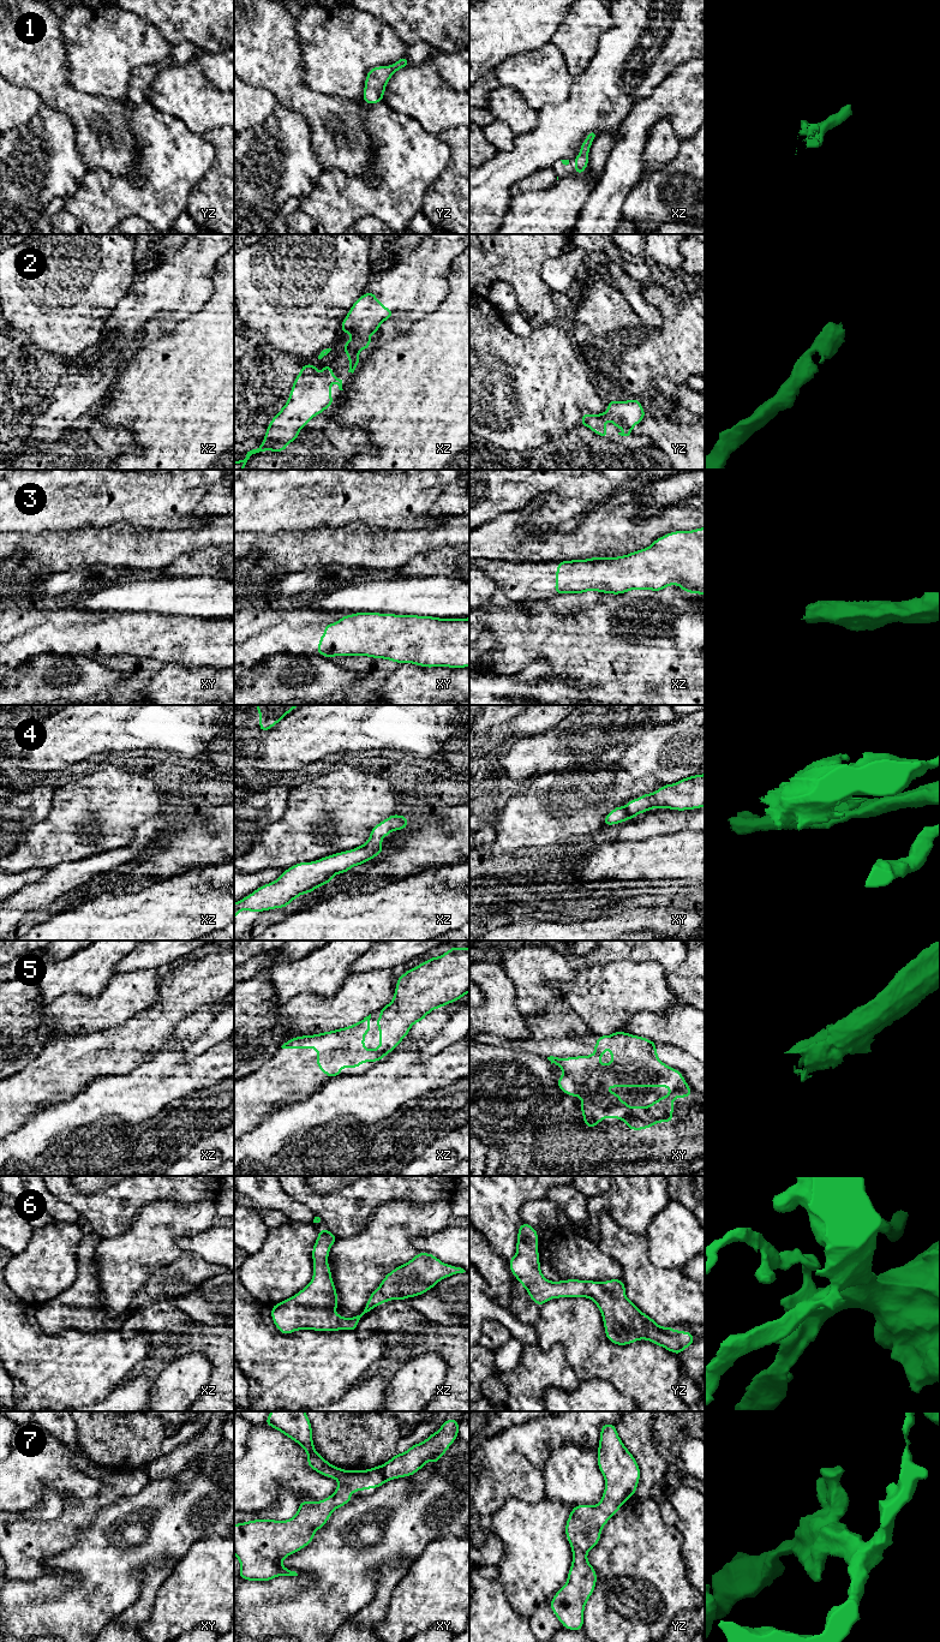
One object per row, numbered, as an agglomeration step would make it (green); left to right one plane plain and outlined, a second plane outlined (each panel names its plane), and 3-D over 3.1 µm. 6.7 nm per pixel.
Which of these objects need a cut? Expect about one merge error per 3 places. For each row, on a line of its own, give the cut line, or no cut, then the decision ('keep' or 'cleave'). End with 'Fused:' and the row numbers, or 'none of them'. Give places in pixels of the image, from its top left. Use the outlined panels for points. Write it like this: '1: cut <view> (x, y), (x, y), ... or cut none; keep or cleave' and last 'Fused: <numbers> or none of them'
1: cut none; keep
2: cut none; keep
3: cut none; keep
4: cut none; keep
5: cut none; keep
6: cut none; keep
7: cut none; keep
Fused: none of them

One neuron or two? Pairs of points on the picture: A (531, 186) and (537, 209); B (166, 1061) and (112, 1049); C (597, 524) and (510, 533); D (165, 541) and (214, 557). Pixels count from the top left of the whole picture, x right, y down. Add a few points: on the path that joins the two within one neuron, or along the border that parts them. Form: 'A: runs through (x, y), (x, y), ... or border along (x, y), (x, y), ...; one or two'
A: border along (557, 180), (543, 189), (512, 196); two
B: border along (153, 1054), (126, 1074); two
C: runs through (575, 544), (532, 543); one
D: border along (221, 544), (210, 544), (183, 553), (169, 563); two

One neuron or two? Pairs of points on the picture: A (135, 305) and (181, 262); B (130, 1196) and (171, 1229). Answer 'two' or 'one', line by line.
A: one
B: two

